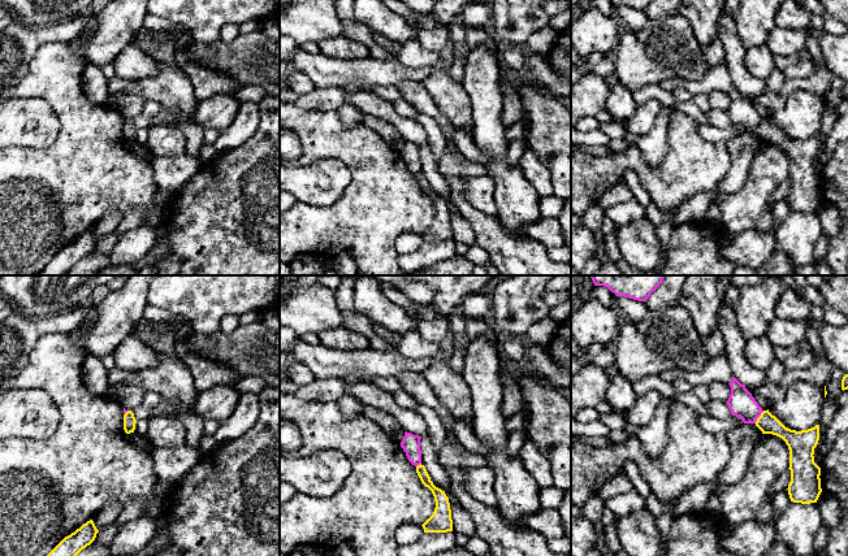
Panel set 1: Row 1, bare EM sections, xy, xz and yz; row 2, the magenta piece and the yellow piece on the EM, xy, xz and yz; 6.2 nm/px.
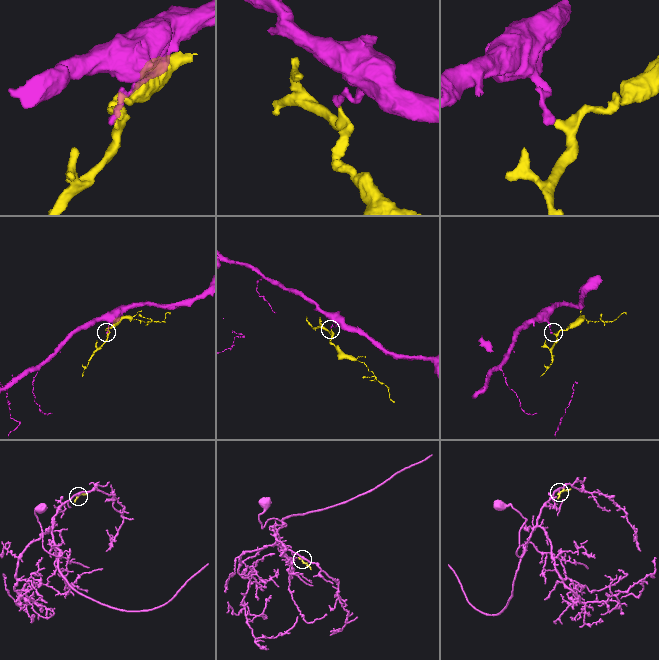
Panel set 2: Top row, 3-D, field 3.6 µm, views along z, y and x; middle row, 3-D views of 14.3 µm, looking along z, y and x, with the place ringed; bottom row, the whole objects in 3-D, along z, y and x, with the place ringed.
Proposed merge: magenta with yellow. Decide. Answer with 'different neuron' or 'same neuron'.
different neuron

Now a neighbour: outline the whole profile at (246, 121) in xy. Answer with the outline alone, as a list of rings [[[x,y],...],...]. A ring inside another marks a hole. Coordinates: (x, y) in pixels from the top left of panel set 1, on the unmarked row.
[[[251,101],[239,103],[233,123],[224,131],[220,131],[213,145],[219,153],[242,145],[254,135],[259,122],[259,105]]]

